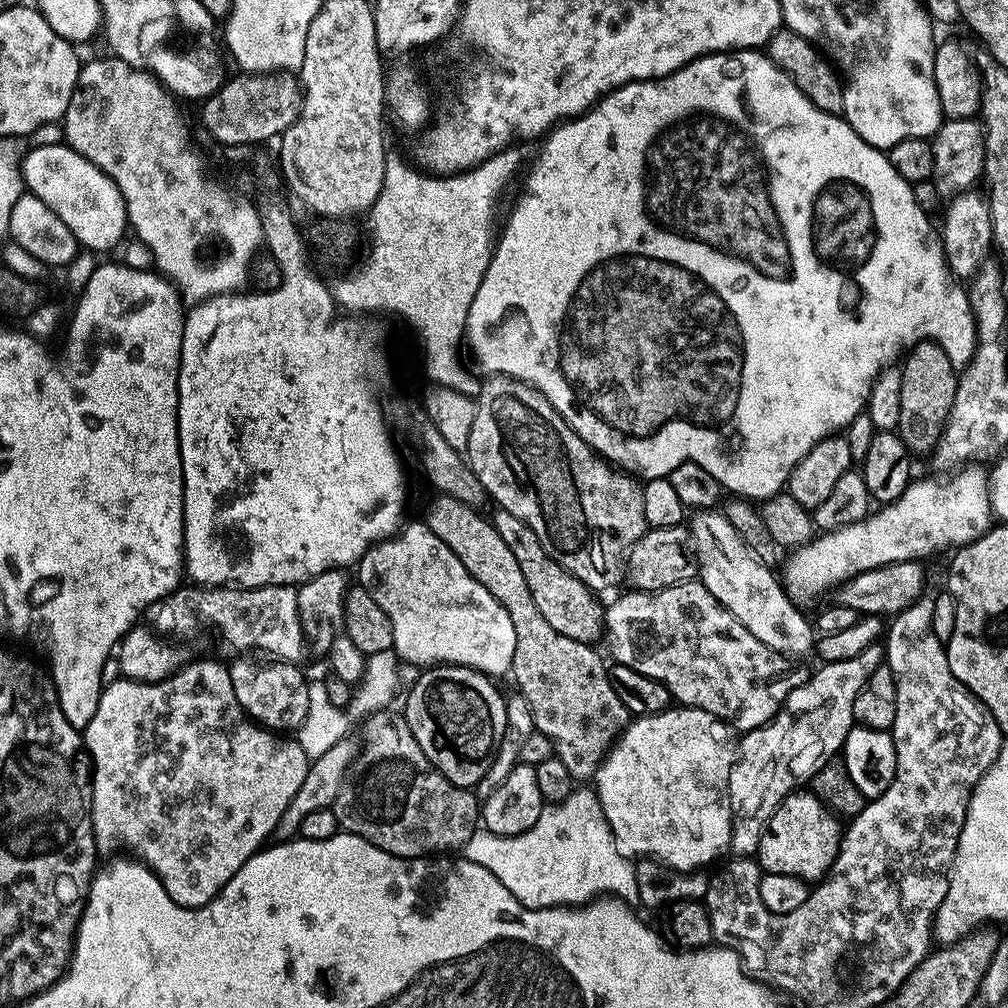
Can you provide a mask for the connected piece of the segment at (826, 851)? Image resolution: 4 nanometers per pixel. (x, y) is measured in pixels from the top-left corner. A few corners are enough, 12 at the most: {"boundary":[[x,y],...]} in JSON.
{"boundary":[[793,790],[760,834],[764,872],[819,882],[840,852],[841,821]]}

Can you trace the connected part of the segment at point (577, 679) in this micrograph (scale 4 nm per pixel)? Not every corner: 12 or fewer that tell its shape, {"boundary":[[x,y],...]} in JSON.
{"boundary":[[491,519],[428,529],[514,622],[510,673],[573,781],[630,723],[605,657],[542,618]]}

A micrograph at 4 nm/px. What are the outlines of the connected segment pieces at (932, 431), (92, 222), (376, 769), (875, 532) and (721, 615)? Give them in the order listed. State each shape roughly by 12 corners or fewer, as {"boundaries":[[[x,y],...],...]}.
{"boundaries":[[[935,341],[900,368],[896,432],[926,456],[944,432],[958,372]],[[67,143],[23,157],[27,191],[77,245],[104,252],[128,211],[115,182]],[[402,718],[363,721],[331,810],[406,860],[463,849],[482,804]],[[990,476],[909,483],[784,564],[805,606],[866,570],[983,536]],[[696,578],[605,607],[607,655],[740,734],[809,669]]]}

